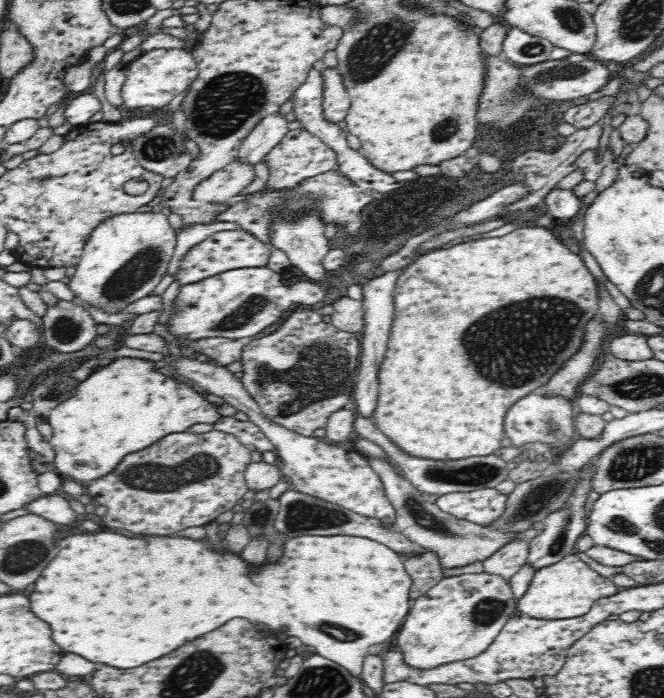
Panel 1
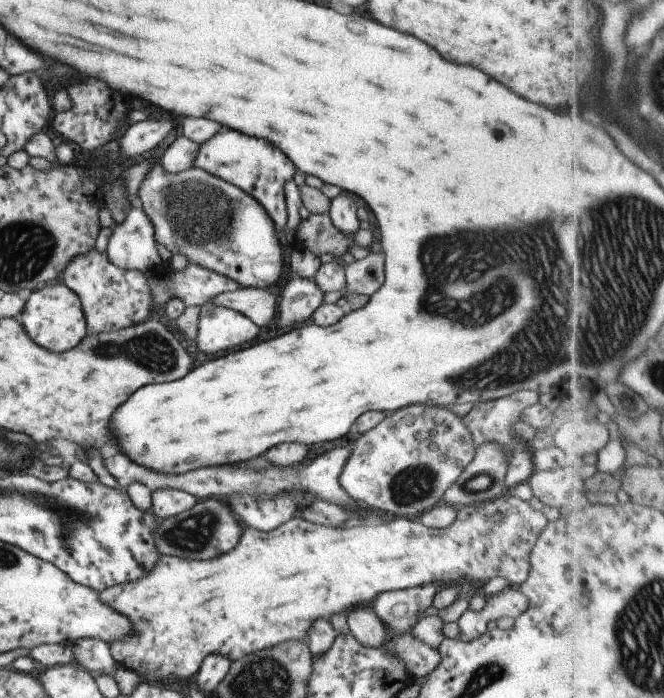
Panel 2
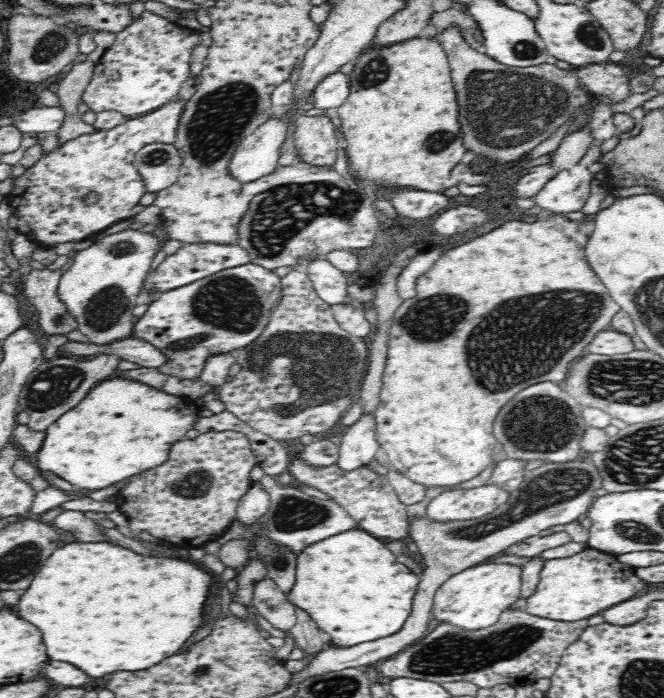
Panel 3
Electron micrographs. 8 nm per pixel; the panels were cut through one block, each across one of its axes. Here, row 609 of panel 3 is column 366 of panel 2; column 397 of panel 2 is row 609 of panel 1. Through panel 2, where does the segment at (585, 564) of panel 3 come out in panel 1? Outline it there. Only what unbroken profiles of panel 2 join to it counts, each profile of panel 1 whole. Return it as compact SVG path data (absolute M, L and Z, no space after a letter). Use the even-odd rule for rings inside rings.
M574 554L542 568L537 568L526 592L518 599L521 616L540 620L560 620L584 616L598 598L612 596L621 588L612 579L604 578L588 568L588 564Z

